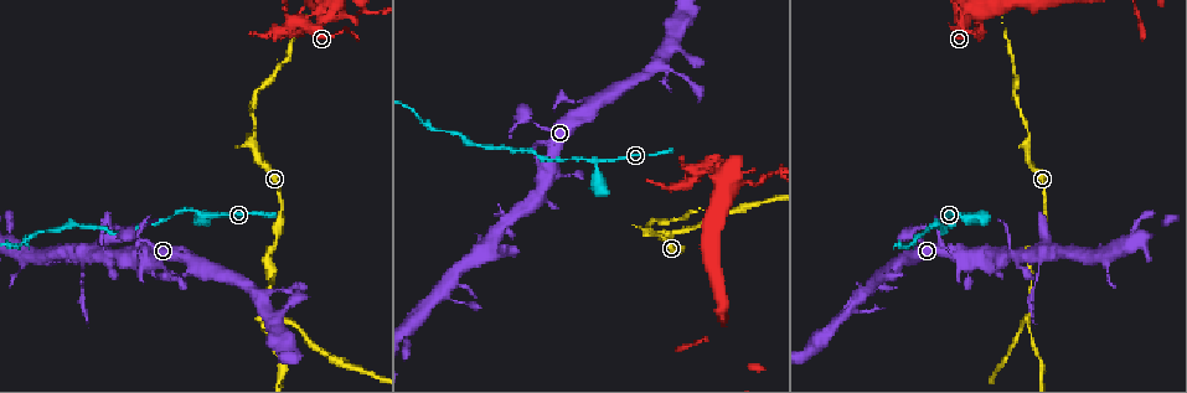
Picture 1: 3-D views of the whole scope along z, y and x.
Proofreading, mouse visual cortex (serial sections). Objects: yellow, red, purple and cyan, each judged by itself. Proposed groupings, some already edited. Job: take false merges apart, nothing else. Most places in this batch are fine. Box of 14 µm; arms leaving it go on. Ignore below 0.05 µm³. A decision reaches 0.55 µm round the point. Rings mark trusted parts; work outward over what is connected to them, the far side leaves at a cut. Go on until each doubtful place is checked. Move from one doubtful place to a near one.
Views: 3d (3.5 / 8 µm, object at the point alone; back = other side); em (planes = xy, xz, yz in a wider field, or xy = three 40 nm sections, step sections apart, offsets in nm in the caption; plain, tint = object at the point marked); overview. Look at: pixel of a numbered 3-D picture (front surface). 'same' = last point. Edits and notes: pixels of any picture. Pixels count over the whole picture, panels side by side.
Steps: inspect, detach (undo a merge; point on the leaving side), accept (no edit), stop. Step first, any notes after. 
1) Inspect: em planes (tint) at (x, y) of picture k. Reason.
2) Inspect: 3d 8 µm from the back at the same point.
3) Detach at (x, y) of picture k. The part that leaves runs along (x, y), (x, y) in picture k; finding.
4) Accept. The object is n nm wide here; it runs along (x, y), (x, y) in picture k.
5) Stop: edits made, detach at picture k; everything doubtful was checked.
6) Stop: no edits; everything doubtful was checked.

Inspect: 3d 3.5 µm from the back at (259, 316) of picture 1. Three arms meet.

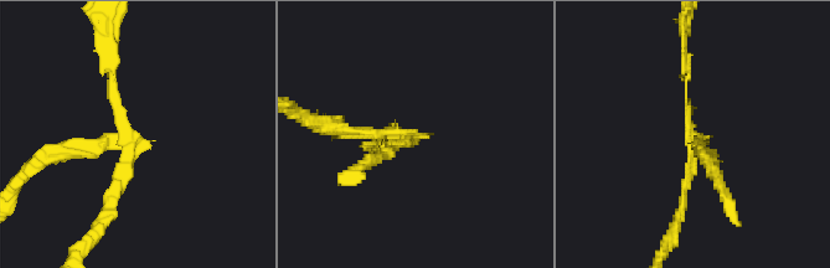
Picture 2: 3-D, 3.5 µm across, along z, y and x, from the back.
Inspect: em xy step 5 (plain) at (129, 140) of picture 2. 3 arms meet here; the arms are 100, 150, 150 nm wide.

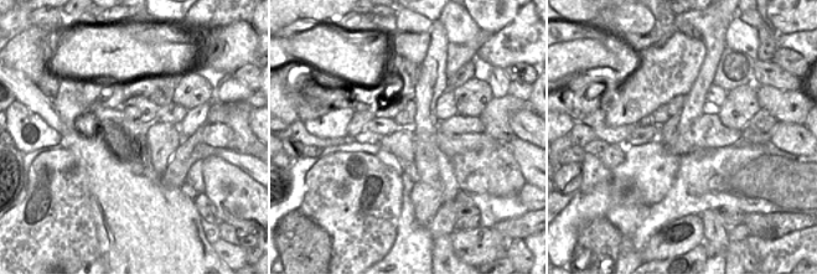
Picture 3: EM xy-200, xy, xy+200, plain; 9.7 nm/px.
Inspect: em xy step 5 (tint) at the same point. With the object marked.

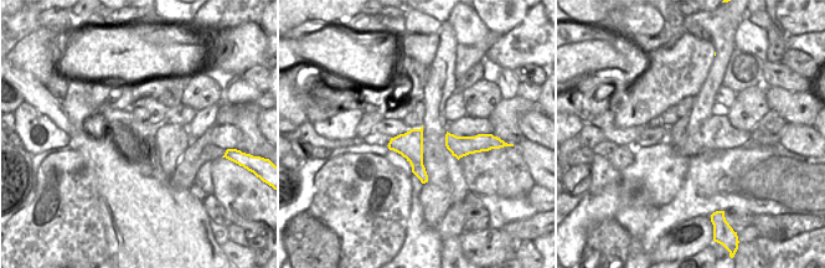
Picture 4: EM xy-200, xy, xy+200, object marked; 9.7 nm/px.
Detach at (87, 150) of picture 2. The part that leaves runs along (116, 138), (73, 145), (31, 169) in picture 2; two cells meet here.

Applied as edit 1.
Inspect: overview. Redraw.

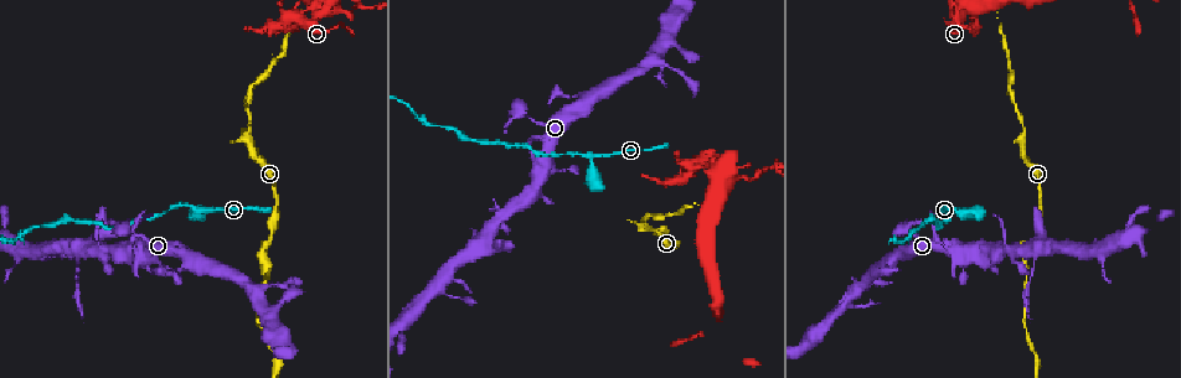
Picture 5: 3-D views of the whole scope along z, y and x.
Inspect: 3d 8 µm at (284, 10) of picture 5. Three-way junction.

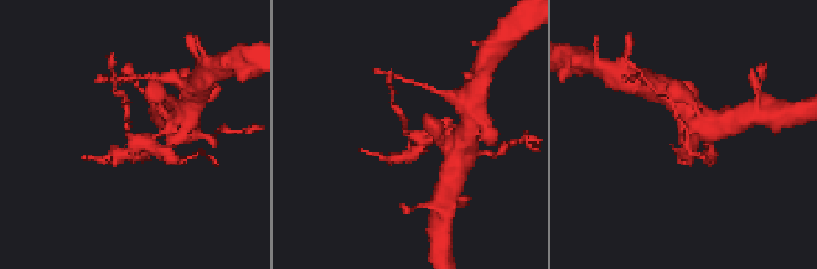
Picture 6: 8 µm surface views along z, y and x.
Inspect: 3d 3.5 µm at (414, 135) of picture 6.

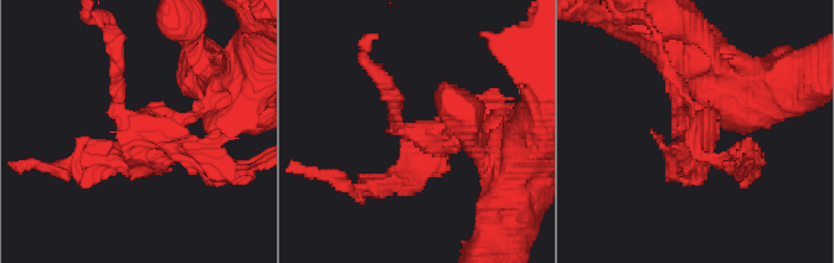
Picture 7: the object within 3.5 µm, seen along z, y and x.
Inspect: em xy step 1 (tint) at (690, 116) of picture 7. Need the tissue.

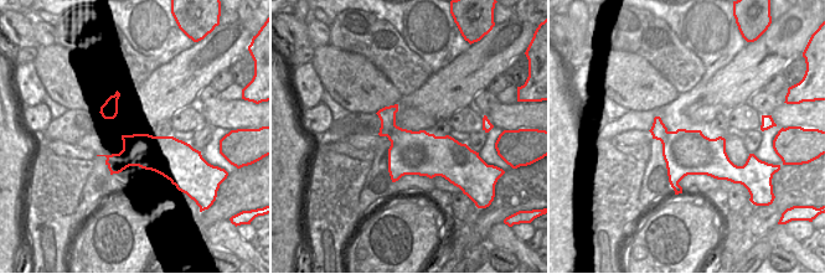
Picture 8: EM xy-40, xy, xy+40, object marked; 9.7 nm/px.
Accept. It runs along (201, 153), (124, 107), (117, 61) in picture 7; continuous, no second cell.

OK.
Inspect: 3d 3.5 µm at (690, 174) of picture 5. Abrupt turn.

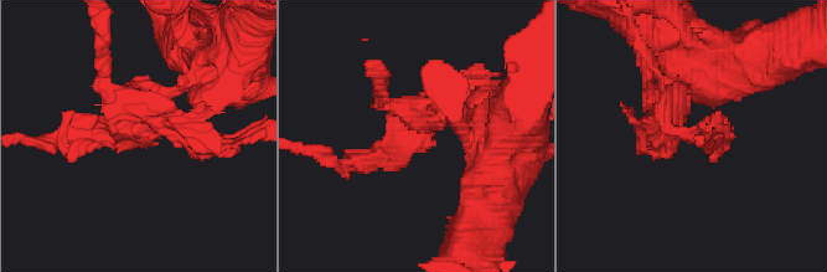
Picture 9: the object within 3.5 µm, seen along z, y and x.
Inspect: em planes (tint) at (415, 143) of picture 9. 3 arms meet here; the arms are 250, 250, 300 nm wide.

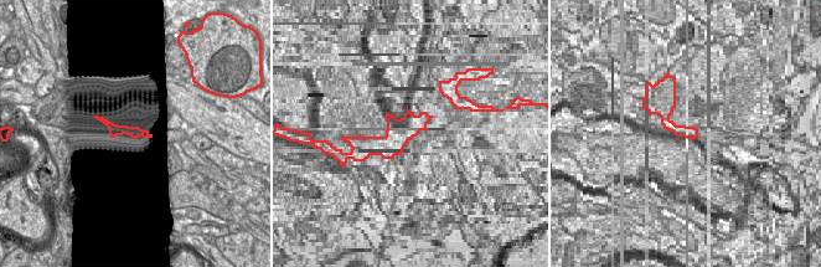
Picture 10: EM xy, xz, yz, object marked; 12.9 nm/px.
Accept. The object is 160 nm wide here; it runs along (110, 126), (114, 129), (146, 134) in picture 10; all the same cell.

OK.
Stop: edits made, detach at picture 2; everything doubtful was checked.

